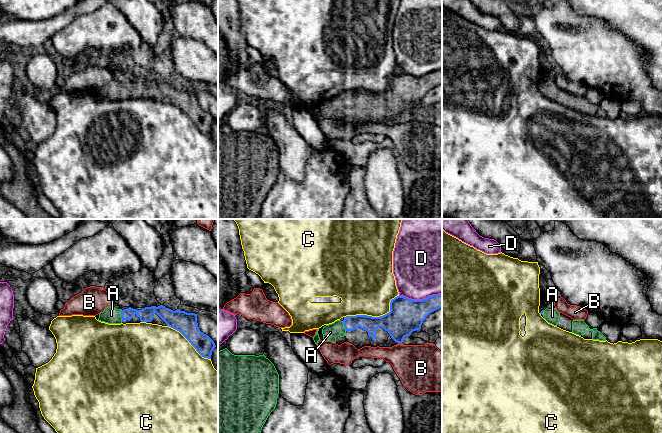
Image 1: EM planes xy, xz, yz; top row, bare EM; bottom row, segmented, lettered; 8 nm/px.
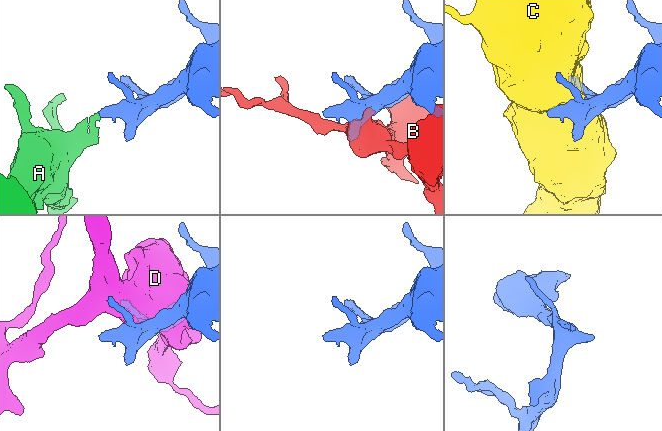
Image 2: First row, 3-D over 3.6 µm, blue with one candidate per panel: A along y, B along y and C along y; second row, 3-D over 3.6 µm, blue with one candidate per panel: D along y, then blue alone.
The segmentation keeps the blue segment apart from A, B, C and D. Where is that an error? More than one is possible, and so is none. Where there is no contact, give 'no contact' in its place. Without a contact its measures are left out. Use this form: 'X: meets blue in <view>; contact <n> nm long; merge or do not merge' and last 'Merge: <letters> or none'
A: meets blue in xy; contact 100 nm long; merge
B: meets blue in xz; contact 30 nm long; do not merge
C: meets blue in xz; contact 480 nm long; do not merge
D: meets blue in xz; contact 340 nm long; do not merge
Merge: A

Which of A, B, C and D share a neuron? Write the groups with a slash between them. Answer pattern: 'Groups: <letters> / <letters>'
Groups: A / B / C / D

